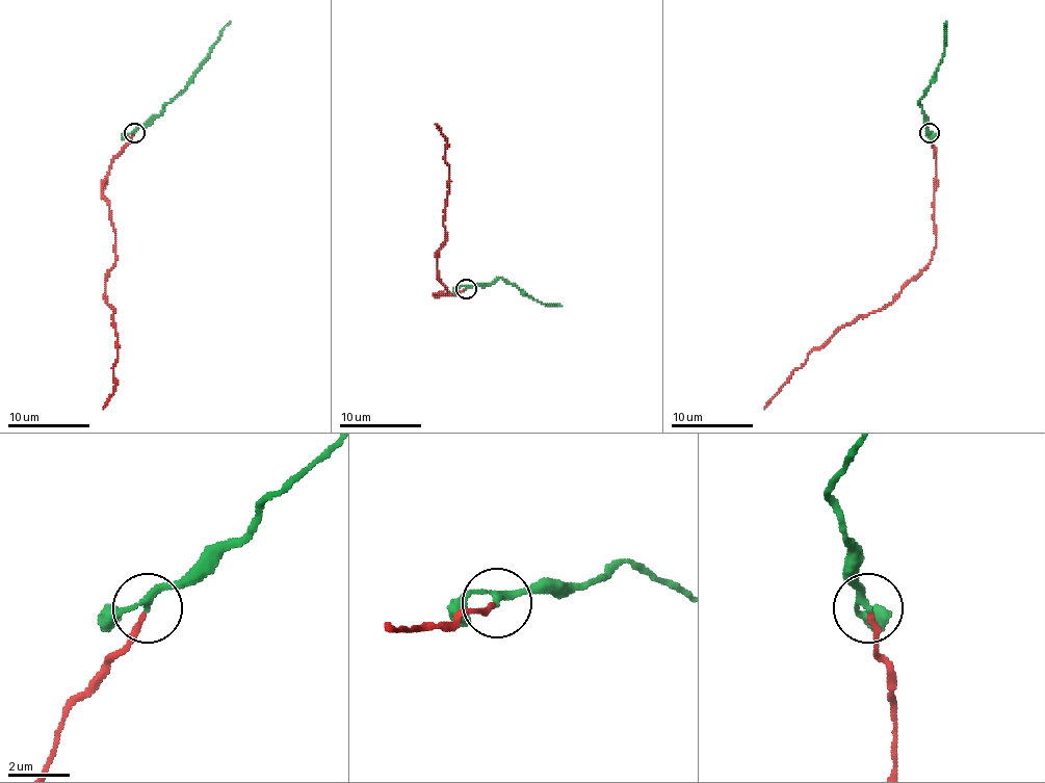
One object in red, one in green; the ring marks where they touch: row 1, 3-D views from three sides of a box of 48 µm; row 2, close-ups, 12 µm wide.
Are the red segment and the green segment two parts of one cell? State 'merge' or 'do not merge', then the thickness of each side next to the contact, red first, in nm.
merge; 180 nm thick on the red side, 190 nm on the other

